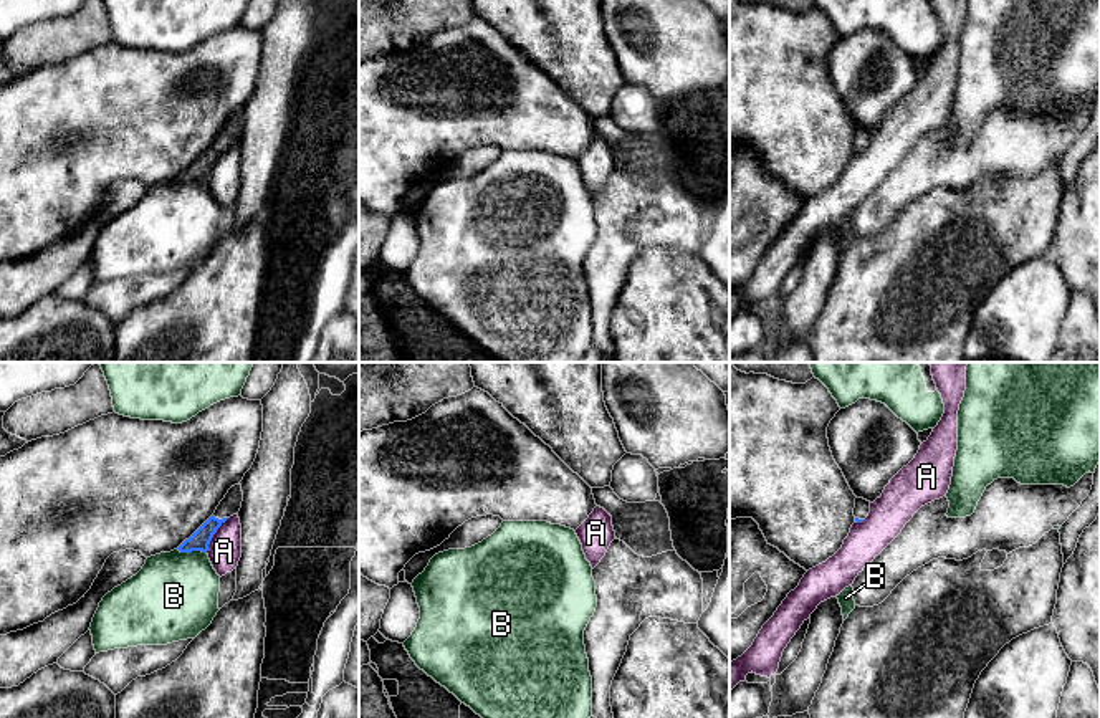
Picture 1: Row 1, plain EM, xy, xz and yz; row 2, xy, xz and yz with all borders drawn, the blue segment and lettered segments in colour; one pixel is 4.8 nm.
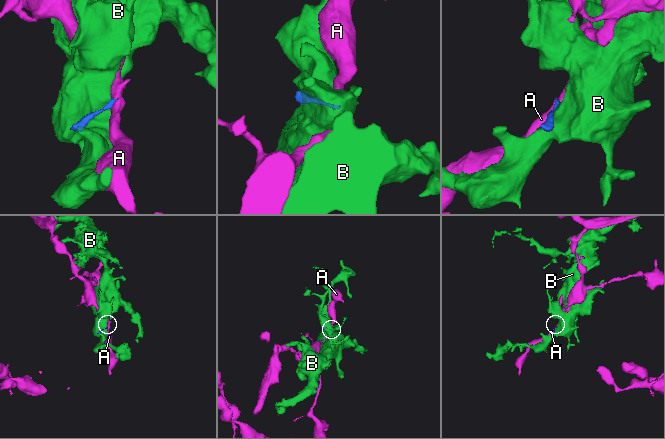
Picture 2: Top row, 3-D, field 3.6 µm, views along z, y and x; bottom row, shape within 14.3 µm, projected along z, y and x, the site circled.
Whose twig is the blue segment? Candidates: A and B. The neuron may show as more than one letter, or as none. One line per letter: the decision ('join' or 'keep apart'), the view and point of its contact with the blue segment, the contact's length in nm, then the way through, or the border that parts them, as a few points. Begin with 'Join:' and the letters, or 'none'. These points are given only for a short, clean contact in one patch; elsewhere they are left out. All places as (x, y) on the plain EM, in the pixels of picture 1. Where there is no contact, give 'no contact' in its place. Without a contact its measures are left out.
Join: none
A: keep apart; contact xy (214, 162); length 200 nm; border xy (229, 148), (217, 159), (205, 181)
B: keep apart; contact xy (192, 179); length 150 nm

